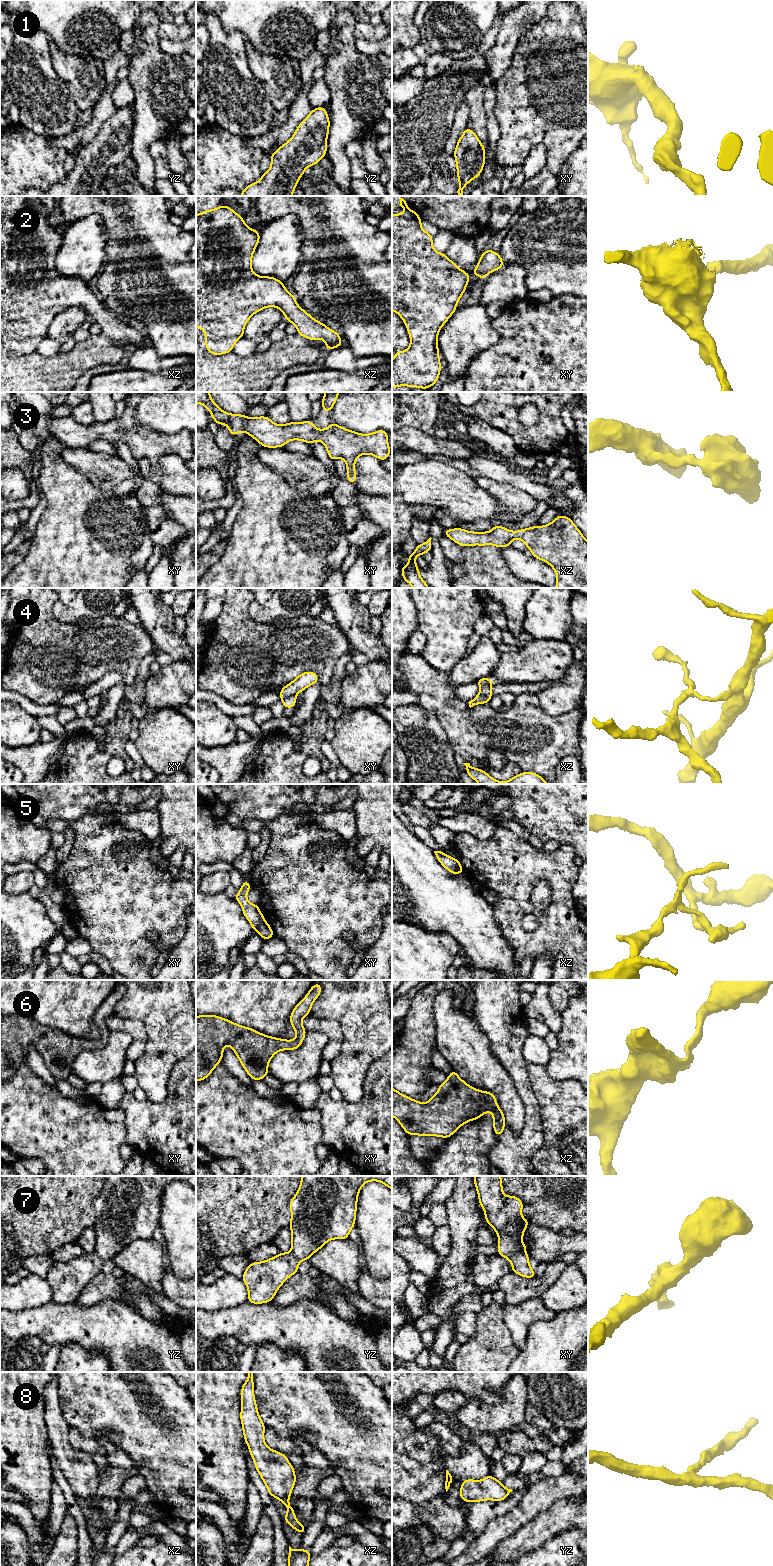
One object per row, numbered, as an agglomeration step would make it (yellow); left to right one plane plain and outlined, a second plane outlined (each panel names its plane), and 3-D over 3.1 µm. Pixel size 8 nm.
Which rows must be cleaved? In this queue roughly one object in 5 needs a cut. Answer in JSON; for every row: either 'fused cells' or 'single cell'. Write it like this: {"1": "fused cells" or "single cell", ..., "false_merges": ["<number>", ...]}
{"1": "single cell", "2": "single cell", "3": "single cell", "4": "fused cells", "5": "fused cells", "6": "single cell", "7": "single cell", "8": "single cell", "false_merges": ["4", "5"]}

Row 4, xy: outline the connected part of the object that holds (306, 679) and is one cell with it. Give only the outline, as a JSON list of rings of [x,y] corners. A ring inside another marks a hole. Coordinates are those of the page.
[[[311,671],[298,675],[291,683],[287,684],[279,691],[280,700],[291,695],[296,696],[299,692],[304,691],[309,686],[317,683],[318,679],[318,675]]]

